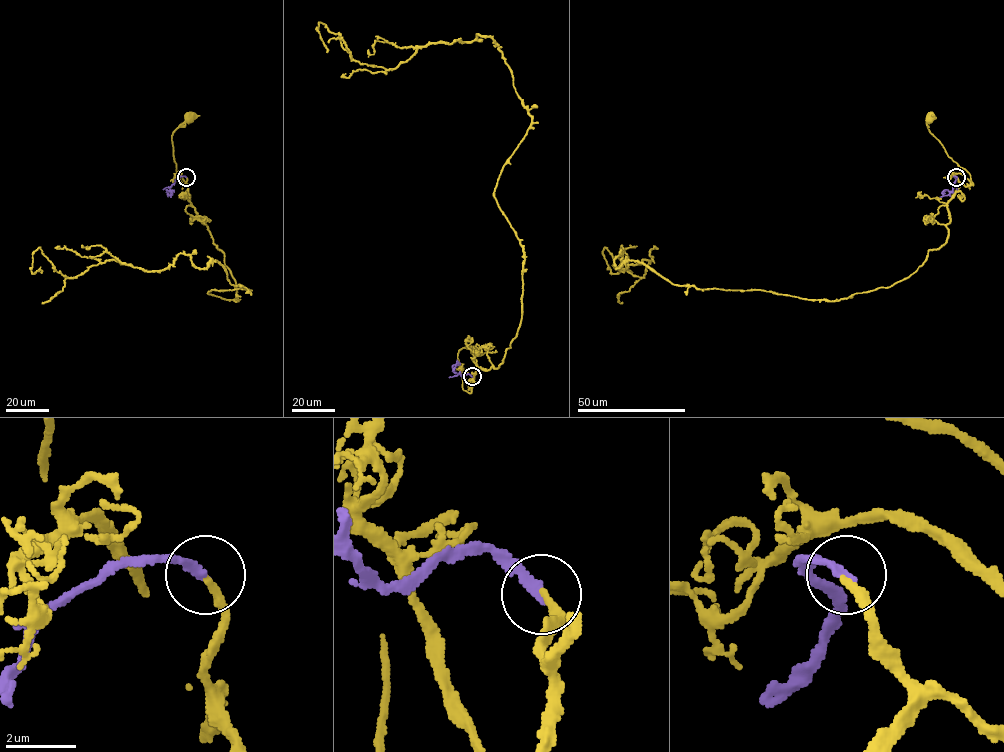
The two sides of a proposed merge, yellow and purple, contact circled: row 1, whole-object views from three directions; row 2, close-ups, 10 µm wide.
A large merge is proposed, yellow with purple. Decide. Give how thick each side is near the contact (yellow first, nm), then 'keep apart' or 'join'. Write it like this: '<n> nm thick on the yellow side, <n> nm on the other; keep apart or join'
220 nm thick on the yellow side, 280 nm on the other; join

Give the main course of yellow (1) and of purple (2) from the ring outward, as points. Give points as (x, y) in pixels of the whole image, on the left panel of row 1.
1: (186, 177), (186, 186), (176, 173), (172, 134), (188, 117)
2: (186, 177), (176, 178), (168, 192), (166, 190), (174, 192)

